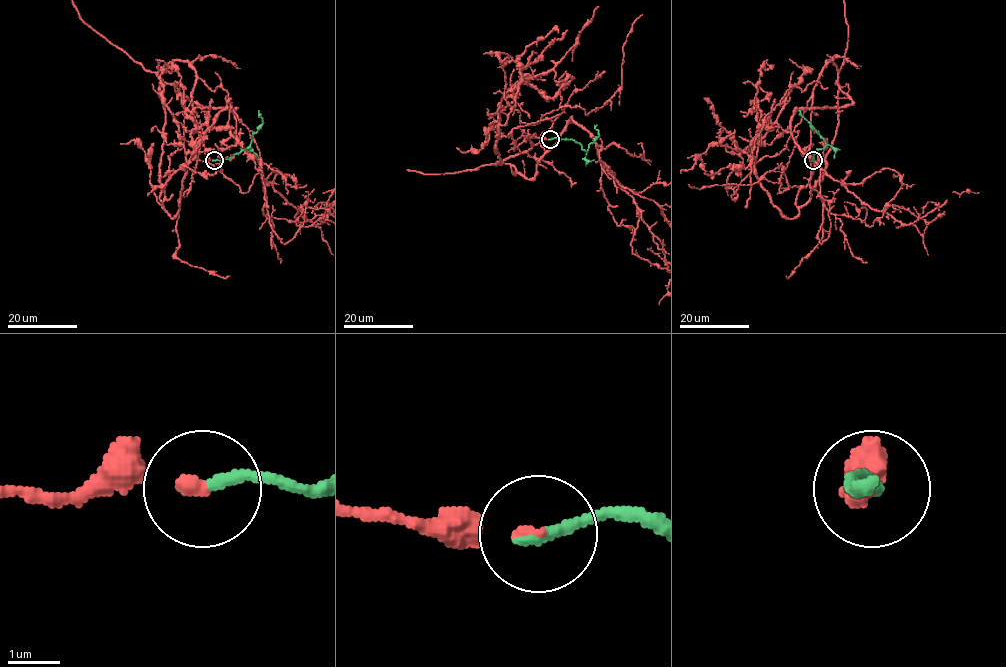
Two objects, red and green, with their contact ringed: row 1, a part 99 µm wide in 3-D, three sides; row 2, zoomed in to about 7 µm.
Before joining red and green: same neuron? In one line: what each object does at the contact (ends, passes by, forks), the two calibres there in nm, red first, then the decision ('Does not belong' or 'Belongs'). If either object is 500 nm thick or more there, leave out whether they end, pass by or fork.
At the ring red ends. At the ring green ends. Thickness 170 nm (red) against 280 nm. Belongs

